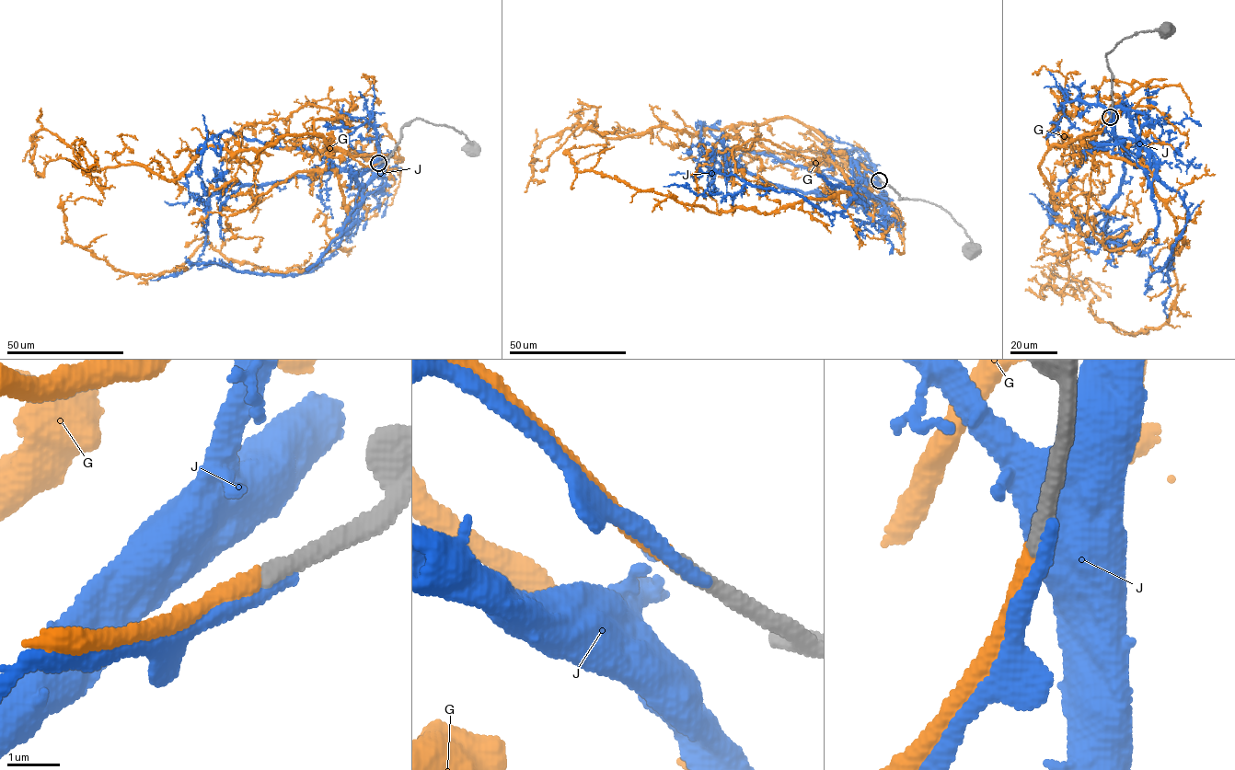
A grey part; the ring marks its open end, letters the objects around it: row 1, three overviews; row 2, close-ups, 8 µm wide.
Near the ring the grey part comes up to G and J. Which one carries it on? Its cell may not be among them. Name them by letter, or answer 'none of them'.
G

